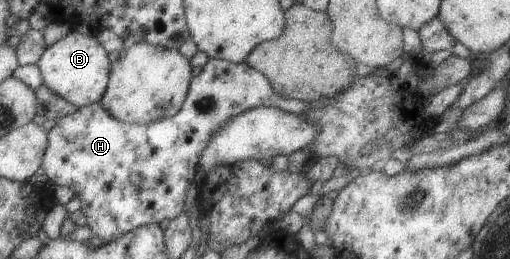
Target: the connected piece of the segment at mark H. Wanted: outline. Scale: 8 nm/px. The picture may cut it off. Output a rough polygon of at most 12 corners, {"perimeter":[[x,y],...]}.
{"perimeter":[[210,59],[181,108],[56,119],[41,168],[104,243],[170,221],[231,117],[294,115],[244,61]]}

